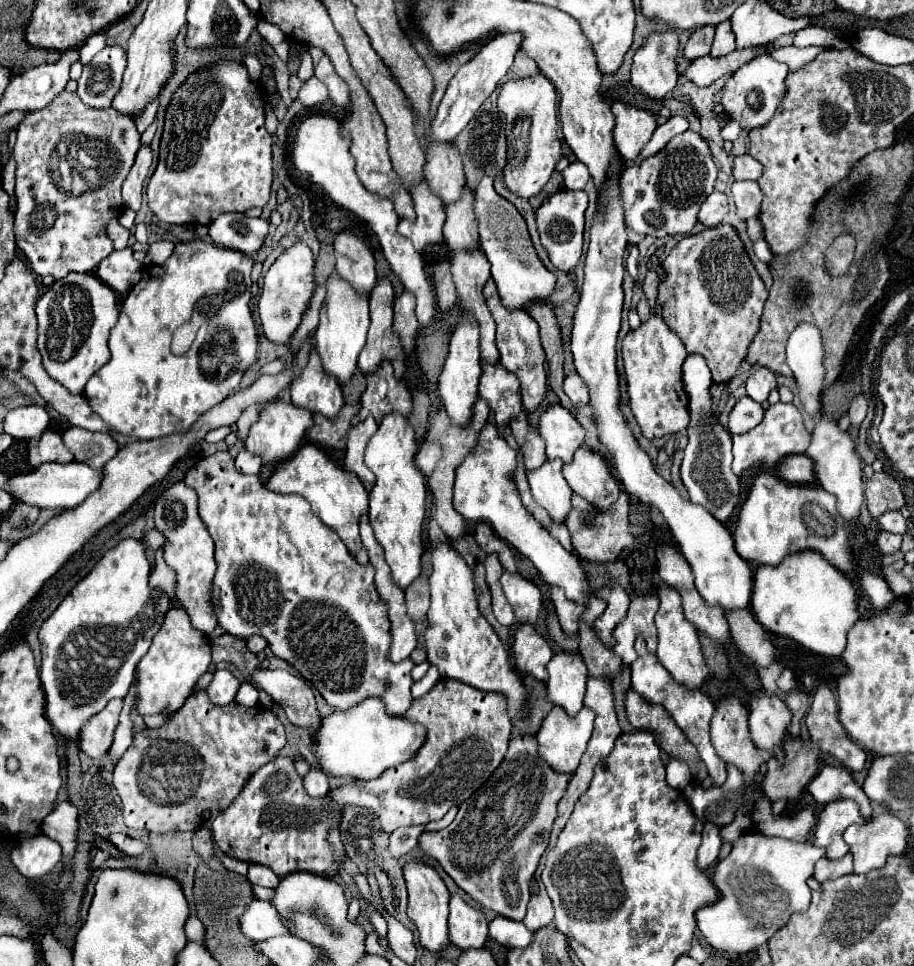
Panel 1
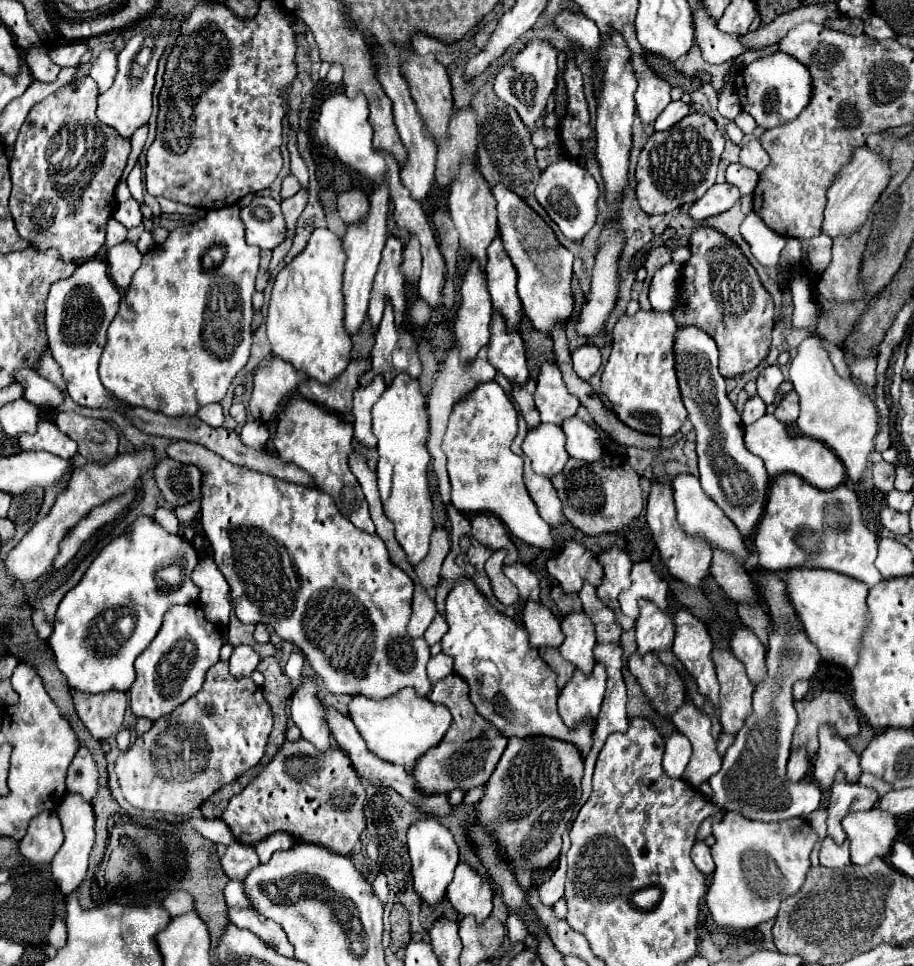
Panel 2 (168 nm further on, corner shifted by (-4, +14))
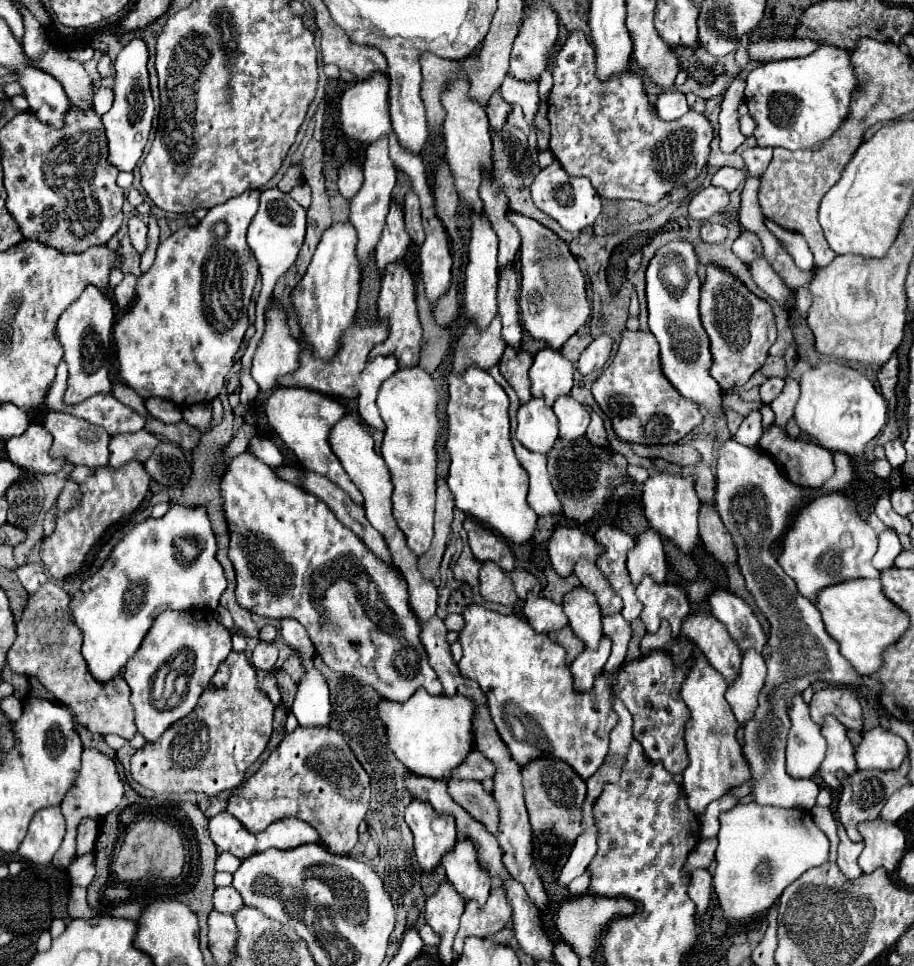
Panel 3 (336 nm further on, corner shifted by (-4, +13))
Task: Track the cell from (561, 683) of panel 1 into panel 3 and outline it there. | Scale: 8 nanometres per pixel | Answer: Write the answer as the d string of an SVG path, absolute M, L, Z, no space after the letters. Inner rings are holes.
M580 586L564 594L562 606L574 634L586 642L586 648L594 650L602 638L602 614L596 596Z

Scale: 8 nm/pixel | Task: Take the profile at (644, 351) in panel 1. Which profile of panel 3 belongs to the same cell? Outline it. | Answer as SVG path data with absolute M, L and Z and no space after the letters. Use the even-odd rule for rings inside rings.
M626 330L614 362L592 384L592 396L600 410L612 420L612 428L618 438L626 444L676 444L704 420L698 406L680 396L660 372L658 354L658 342L650 332Z

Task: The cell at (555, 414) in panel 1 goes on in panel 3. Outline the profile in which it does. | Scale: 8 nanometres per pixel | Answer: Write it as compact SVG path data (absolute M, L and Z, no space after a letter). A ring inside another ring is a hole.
M552 348L540 350L528 370L532 394L544 398L548 406L552 406L560 394L570 394L572 370L572 362L560 352L554 352Z

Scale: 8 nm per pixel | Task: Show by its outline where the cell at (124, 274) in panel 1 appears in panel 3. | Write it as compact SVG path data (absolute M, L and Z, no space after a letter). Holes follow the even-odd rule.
M126 274L122 284L114 290L114 302L118 306L120 312L128 310L130 304L134 302L134 296L136 296L136 276L132 274Z

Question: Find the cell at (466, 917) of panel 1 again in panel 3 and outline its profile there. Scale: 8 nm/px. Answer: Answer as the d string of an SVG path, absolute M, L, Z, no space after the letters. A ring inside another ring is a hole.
M458 838L452 850L444 854L442 866L446 868L446 878L464 900L476 900L482 904L488 900L490 876L480 866L476 846L470 838Z

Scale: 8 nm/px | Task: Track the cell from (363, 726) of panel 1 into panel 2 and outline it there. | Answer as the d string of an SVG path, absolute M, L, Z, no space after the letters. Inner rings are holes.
M402 689L392 697L378 701L356 695L348 703L348 717L360 731L370 753L406 769L410 769L416 757L420 757L426 749L440 743L440 737L444 737L452 719L444 705L430 703L426 697L416 695L414 689Z

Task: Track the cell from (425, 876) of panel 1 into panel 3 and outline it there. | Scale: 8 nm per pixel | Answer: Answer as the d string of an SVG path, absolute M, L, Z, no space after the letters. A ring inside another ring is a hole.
M412 798L406 808L406 824L414 834L414 852L424 872L432 872L456 842L454 816L436 812L430 802Z

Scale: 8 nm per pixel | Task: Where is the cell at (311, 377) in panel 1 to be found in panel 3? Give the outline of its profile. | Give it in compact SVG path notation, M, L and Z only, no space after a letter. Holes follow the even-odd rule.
M334 222L334 226L322 234L302 282L292 292L292 304L302 336L306 336L306 340L314 346L314 354L322 360L330 360L336 354L340 346L340 334L344 334L356 316L360 290L360 262L356 258L356 242L358 234L350 222Z

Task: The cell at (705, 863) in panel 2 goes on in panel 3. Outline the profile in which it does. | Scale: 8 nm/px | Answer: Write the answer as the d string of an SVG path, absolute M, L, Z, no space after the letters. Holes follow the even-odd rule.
M696 870L696 874L692 874L690 884L688 884L688 896L694 900L696 904L696 918L704 916L708 906L710 906L710 896L712 894L712 876L708 870Z

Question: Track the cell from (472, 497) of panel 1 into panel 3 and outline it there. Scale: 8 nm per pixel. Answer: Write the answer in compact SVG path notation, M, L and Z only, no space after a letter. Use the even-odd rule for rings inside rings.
M468 366L466 370L462 370L460 374L450 372L448 374L448 454L450 454L450 490L456 498L456 508L470 514L472 518L480 520L482 524L486 524L488 528L500 532L506 540L514 542L514 544L522 544L528 542L536 530L536 520L538 514L528 506L526 496L528 496L528 474L526 470L520 466L514 448L512 448L512 440L510 440L510 418L508 418L508 396L506 392L494 382L494 378L478 368L478 366Z

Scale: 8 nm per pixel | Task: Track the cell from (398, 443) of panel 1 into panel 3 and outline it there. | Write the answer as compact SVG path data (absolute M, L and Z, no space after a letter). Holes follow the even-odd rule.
M422 366L396 370L386 378L378 392L378 408L386 430L382 440L382 458L392 472L394 518L404 532L408 546L422 556L434 536L434 492L436 492L436 440L440 434L438 390L434 378Z

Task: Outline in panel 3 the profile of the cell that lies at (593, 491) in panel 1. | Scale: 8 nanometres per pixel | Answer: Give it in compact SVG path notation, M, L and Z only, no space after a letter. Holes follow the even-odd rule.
M560 396L554 406L552 406L556 418L558 418L558 428L562 438L578 438L586 434L590 416L588 410L576 402L572 396Z

